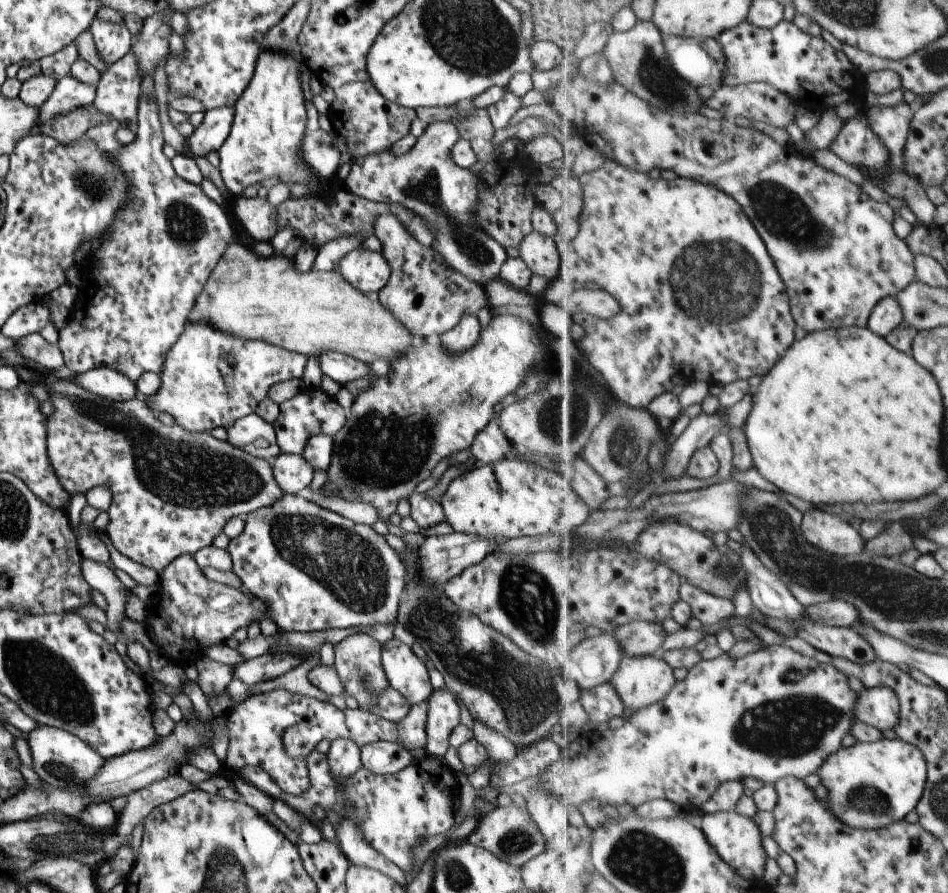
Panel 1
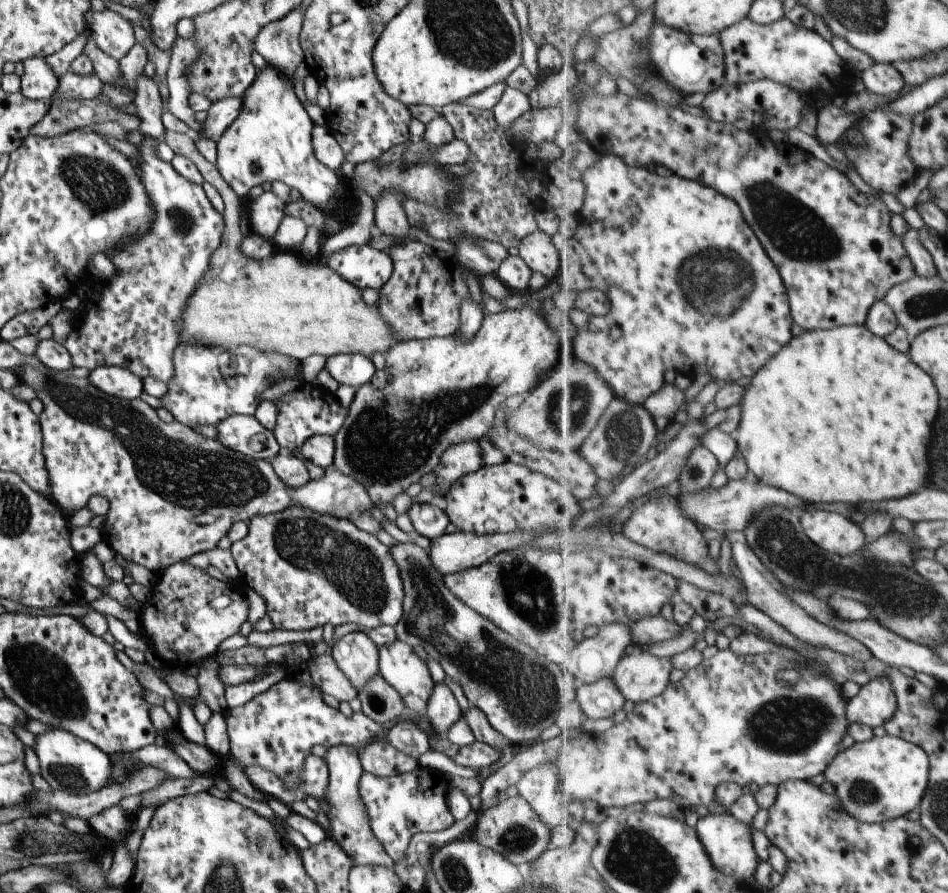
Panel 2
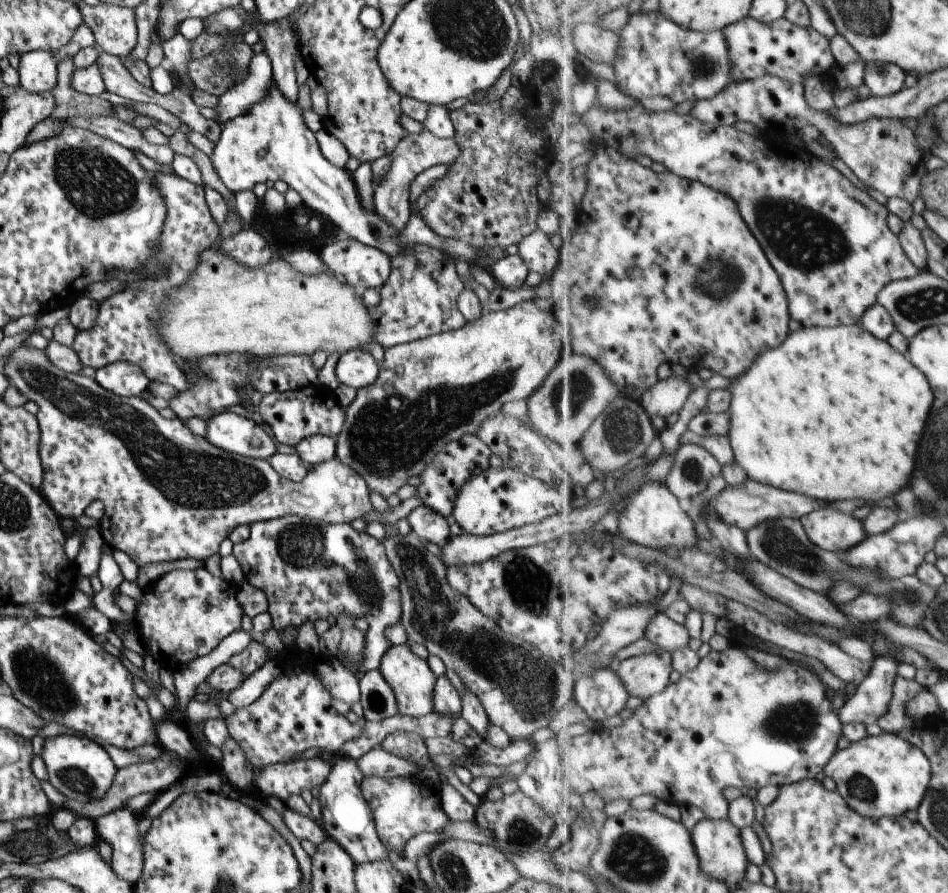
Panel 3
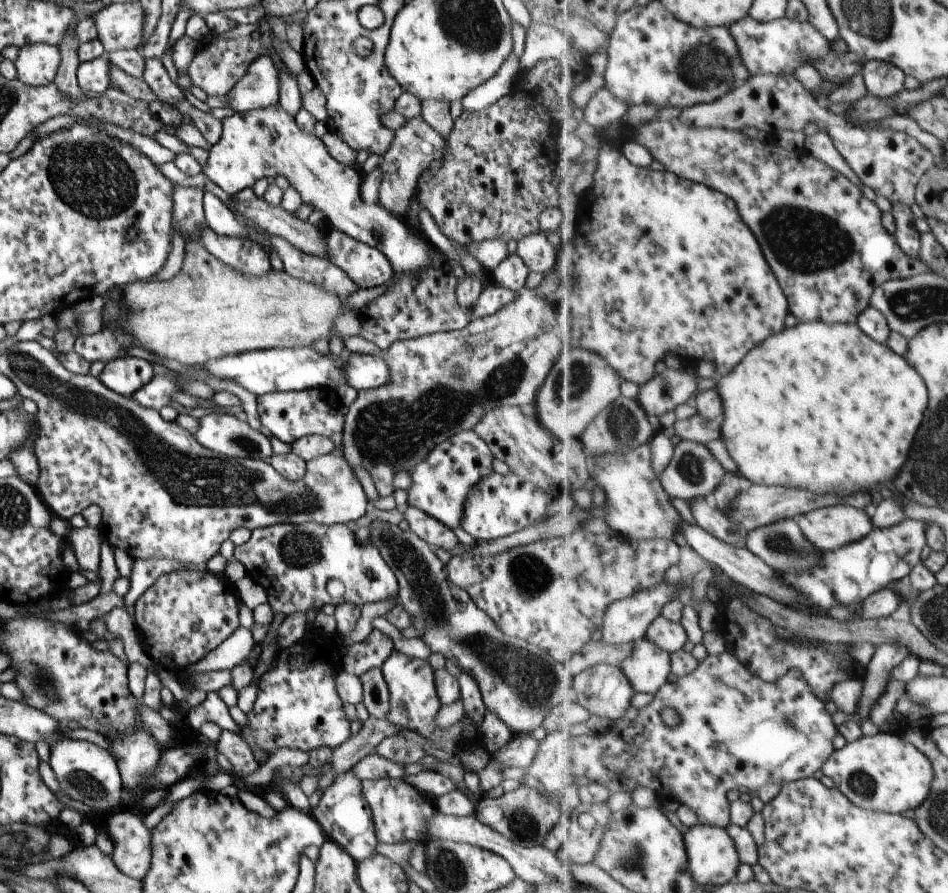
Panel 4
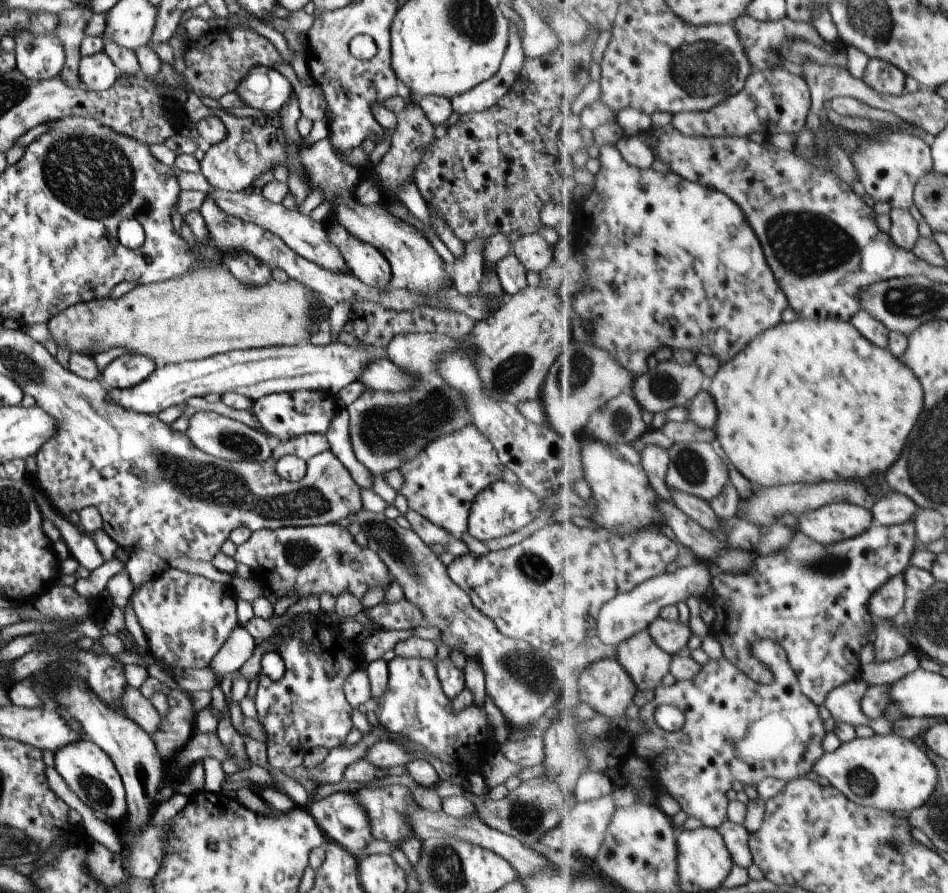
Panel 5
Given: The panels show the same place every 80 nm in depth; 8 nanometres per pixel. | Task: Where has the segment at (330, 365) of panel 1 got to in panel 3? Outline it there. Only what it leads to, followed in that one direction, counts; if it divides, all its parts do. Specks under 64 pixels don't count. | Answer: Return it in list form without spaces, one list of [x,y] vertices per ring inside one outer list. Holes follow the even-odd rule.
[[[365,350],[341,353],[334,367],[337,382],[355,388],[372,386],[380,371],[379,363]]]

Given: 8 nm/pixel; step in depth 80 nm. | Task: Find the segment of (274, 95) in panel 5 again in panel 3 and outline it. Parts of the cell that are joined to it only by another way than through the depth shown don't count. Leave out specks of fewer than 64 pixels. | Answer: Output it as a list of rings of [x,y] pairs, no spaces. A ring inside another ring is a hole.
[[[253,54],[247,66],[248,76],[218,96],[214,106],[215,122],[220,126],[242,115],[253,103],[259,102],[271,83],[272,70],[265,54]]]

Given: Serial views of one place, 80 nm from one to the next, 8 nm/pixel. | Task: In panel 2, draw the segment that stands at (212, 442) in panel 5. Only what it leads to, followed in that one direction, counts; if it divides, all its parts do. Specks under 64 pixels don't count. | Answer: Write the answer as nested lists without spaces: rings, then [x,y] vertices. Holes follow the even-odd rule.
[[[231,415],[215,427],[219,443],[245,456],[269,460],[280,450],[272,431],[261,426],[253,415]]]

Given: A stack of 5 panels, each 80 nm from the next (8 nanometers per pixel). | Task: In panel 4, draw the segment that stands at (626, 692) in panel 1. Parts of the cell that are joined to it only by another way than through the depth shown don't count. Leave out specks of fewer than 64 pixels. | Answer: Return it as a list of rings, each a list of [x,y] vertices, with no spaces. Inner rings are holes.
[[[645,638],[635,644],[631,655],[623,660],[620,667],[637,694],[649,692],[656,695],[668,683],[672,655]]]

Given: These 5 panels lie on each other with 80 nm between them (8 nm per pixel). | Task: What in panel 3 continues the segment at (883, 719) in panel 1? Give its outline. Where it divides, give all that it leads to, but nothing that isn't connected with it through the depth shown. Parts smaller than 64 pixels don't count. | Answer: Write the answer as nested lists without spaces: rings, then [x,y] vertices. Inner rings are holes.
[[[893,654],[873,658],[875,662],[869,674],[839,709],[842,724],[875,724],[890,711],[899,663]]]

